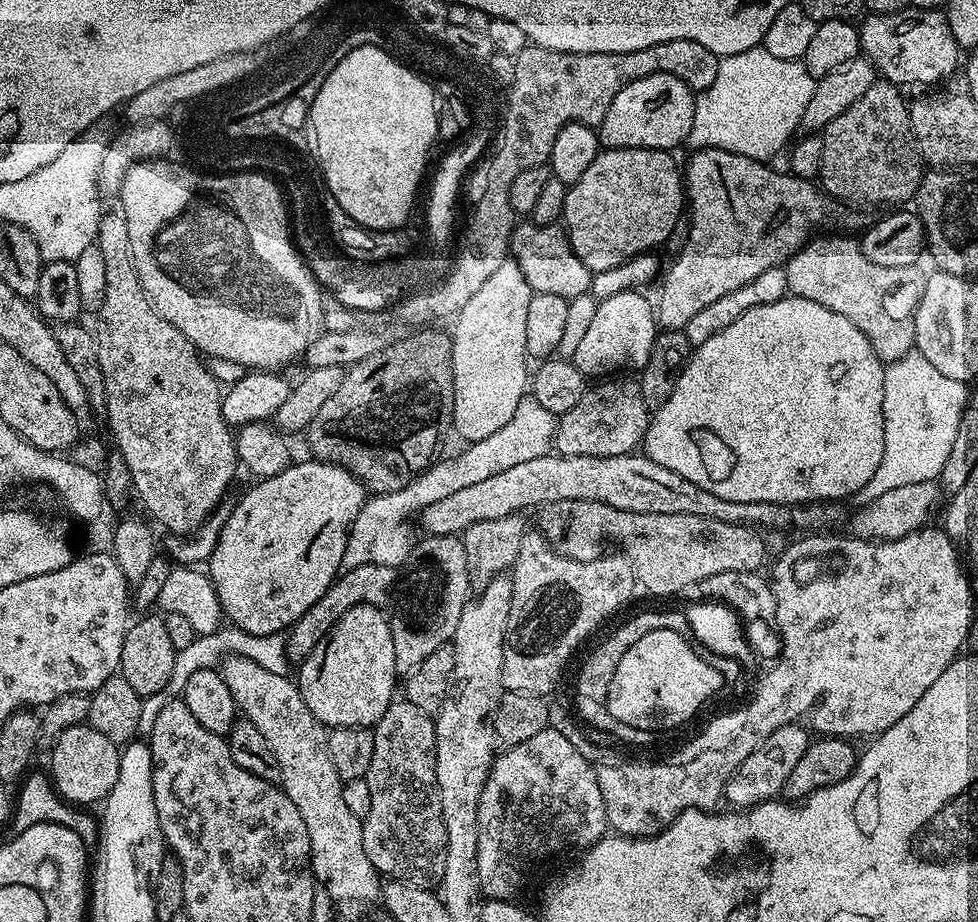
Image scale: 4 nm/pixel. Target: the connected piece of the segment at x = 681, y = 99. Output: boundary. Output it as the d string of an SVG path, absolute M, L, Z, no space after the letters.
M661 72L622 86L614 102L610 102L610 110L606 110L606 118L599 126L601 145L604 148L676 150L680 143L683 145L687 141L690 134L696 97L697 93L686 86L682 78L674 78L674 74Z

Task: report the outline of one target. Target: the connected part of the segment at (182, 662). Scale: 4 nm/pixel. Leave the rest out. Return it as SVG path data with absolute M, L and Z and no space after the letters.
M224 626L210 635L198 634L193 642L190 642L189 646L176 652L174 669L166 686L160 692L143 699L141 716L138 718L137 735L142 738L151 736L159 711L166 706L166 702L183 695L187 679L199 672L199 670L216 668L227 655L240 655L250 658L251 661L258 662L258 666L263 666L266 670L273 671L274 674L285 676L290 670L288 656L285 654L284 636L281 633L274 635L252 635L235 626Z

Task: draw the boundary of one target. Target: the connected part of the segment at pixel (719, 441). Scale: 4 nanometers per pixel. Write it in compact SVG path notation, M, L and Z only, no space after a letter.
M791 294L783 296L778 302L770 302L767 306L759 304L746 310L742 318L734 318L734 323L726 326L726 330L714 334L714 338L695 345L692 357L682 370L670 398L666 398L666 402L662 402L662 406L651 413L642 441L643 455L658 462L658 466L666 466L666 470L674 470L674 474L682 474L686 482L694 482L694 486L702 486L702 490L710 490L710 494L726 498L726 502L844 502L847 496L855 497L863 490L866 482L874 478L878 462L882 462L882 390L885 367L884 361L878 358L878 354L874 354L874 346L870 346L866 334L862 334L862 330L858 330L854 322L842 318L842 314L834 314L834 310L826 310L826 306L810 302L810 298L798 298Z

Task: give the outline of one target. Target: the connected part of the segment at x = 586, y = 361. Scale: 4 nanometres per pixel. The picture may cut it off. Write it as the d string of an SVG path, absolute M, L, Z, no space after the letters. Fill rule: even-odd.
M640 290L619 292L597 303L594 319L590 321L581 344L570 357L572 365L584 377L604 378L609 374L623 373L620 372L623 368L639 370L646 366L658 335L658 325L653 301L647 300L644 294Z

